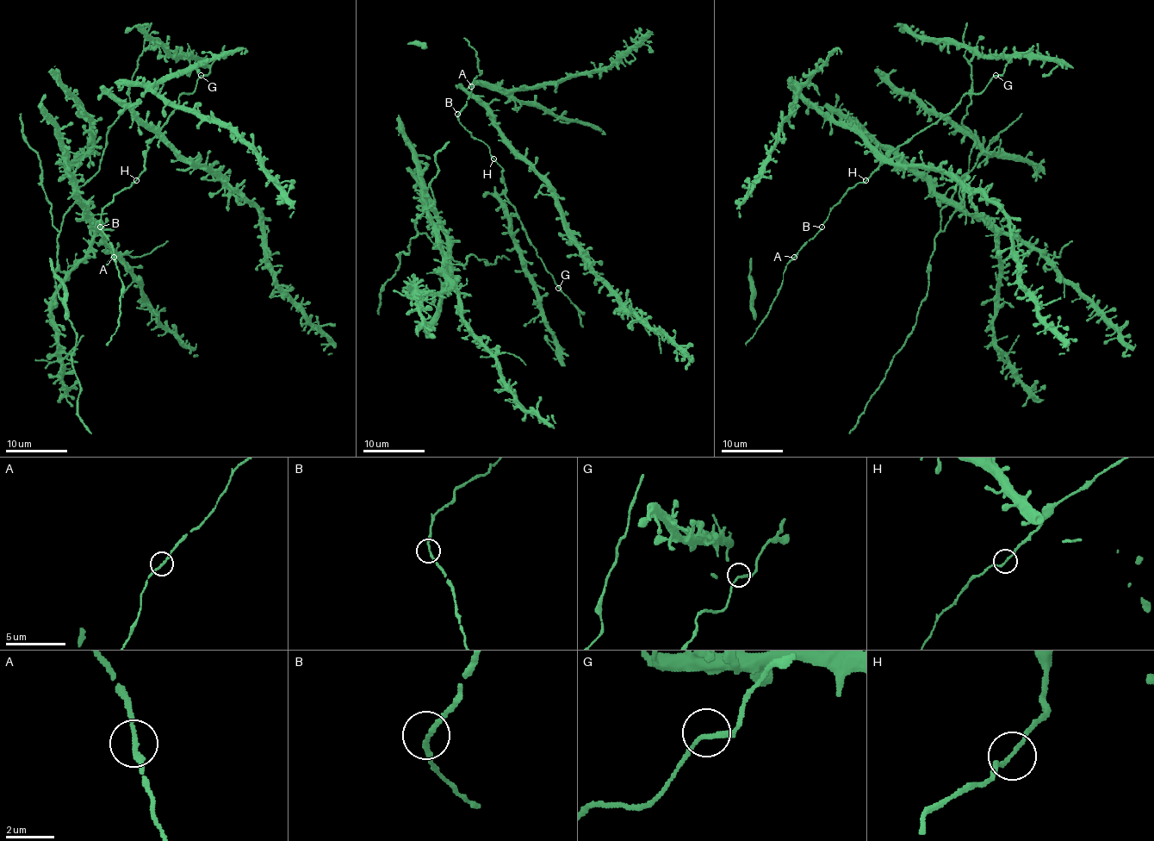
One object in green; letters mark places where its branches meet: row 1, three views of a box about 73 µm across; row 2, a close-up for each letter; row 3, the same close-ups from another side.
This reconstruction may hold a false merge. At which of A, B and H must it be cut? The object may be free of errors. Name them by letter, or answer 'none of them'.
none of them

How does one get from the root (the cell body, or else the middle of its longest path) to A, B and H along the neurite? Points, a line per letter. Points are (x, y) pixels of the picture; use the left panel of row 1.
A: (201, 75), (196, 89), (179, 96), (148, 143), (145, 171), (102, 213), (100, 229), (114, 258)
B: (201, 75), (196, 89), (179, 96), (179, 104), (148, 143), (145, 171), (103, 209), (100, 227)
H: (201, 75), (196, 89), (191, 93), (182, 93), (179, 96), (179, 104), (148, 143), (145, 171), (135, 180)

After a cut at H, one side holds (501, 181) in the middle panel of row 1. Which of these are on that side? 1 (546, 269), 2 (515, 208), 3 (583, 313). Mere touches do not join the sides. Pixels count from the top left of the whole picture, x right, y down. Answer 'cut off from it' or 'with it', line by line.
1: with it
2: with it
3: with it

